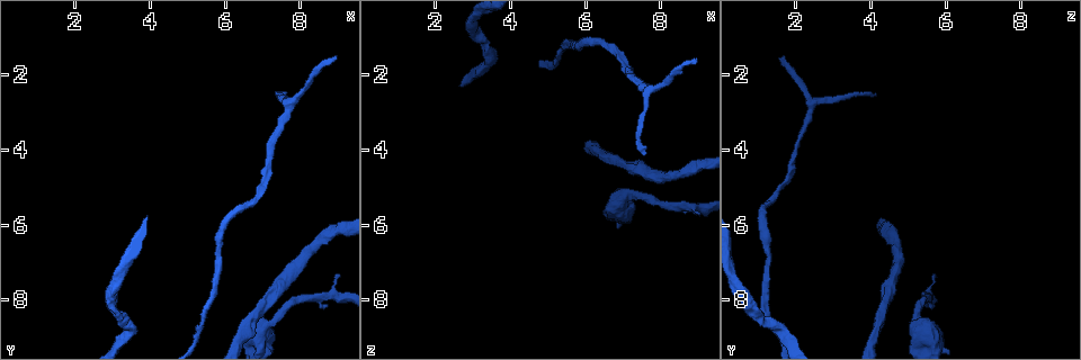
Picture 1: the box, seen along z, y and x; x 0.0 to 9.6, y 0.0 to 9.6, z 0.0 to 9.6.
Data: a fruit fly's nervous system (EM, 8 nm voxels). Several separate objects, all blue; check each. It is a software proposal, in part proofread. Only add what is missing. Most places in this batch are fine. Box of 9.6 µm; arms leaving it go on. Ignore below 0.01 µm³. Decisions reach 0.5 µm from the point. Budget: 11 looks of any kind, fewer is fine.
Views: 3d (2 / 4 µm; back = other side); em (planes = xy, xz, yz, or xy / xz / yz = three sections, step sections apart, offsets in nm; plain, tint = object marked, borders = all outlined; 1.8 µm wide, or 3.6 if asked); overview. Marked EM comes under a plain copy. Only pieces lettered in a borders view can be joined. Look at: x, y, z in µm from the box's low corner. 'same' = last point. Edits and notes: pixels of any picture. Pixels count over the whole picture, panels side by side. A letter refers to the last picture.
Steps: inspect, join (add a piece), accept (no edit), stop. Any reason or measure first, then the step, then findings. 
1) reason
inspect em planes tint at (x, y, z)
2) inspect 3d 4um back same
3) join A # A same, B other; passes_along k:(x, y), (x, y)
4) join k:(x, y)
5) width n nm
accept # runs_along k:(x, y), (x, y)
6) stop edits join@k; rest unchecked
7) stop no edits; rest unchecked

arms part here
inspect em yz step 4 tint at (7.70, 2.80, 2.40)

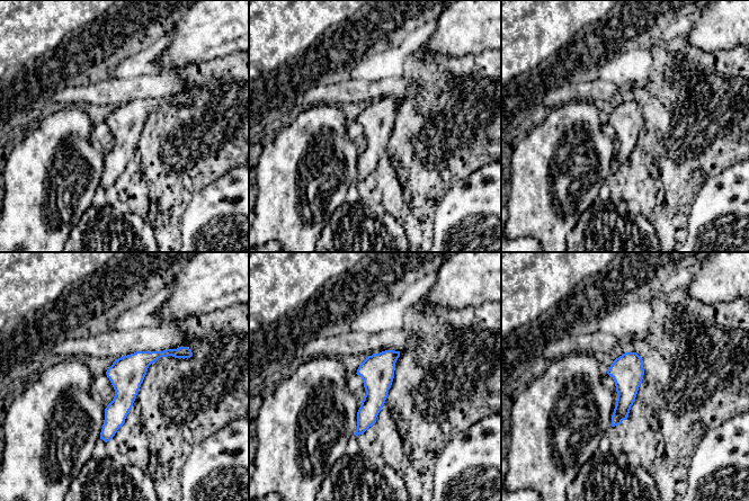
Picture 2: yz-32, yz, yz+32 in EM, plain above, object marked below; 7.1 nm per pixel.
another direction
inspect em planes borders same

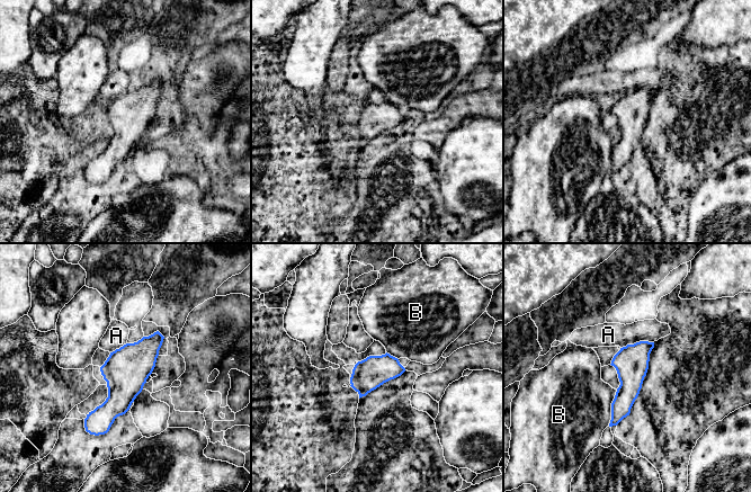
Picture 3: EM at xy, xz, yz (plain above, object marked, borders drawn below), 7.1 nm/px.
width 220 nm
accept # A other, B other; border 3:(617, 390), (608, 426); none of them fits

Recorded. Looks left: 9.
tapers out
inspect 3d 2um at (9.00, 1.55, 1.55)

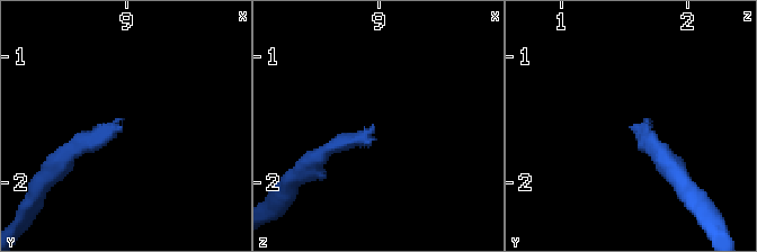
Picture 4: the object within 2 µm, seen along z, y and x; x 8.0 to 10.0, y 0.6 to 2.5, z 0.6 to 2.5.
now the EM
inspect em planes borders at (8.94, 1.54, 1.58)

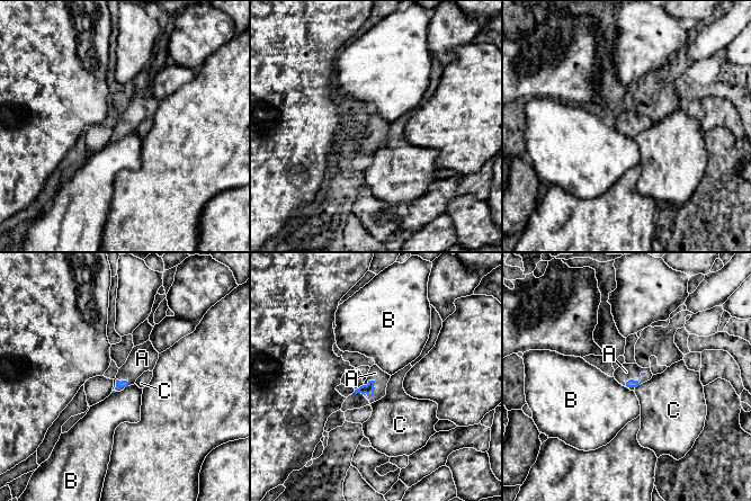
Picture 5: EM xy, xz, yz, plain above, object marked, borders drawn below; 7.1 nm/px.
join A # A same, B other, C other; it goes on there

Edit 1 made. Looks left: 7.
see it whole again
inspect overview

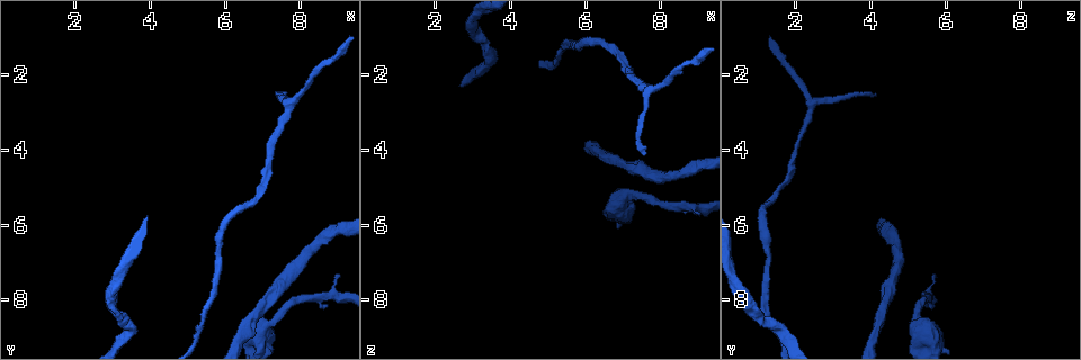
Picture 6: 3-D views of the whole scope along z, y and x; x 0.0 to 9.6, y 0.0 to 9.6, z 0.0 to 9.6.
tapers out
inspect em planes borders at (7.55, 2.50, 4.15)

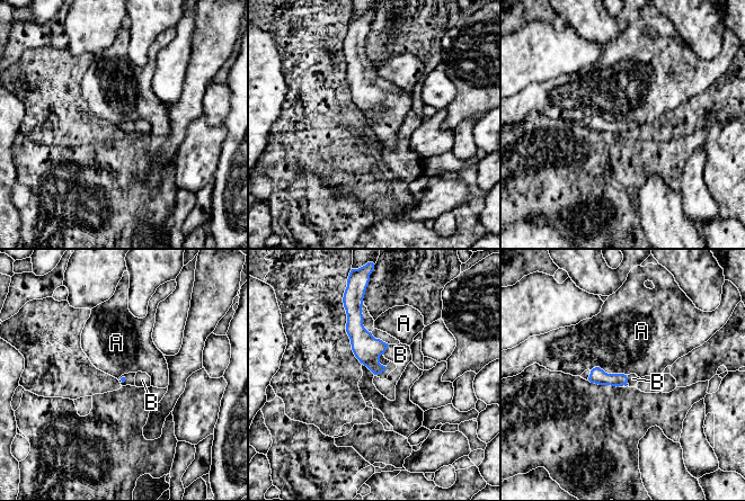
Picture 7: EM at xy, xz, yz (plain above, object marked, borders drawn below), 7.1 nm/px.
longest_contact A 260 nm
join B # A other, B same; it goes on there

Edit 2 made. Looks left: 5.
stop edits join@5, join@7; rest unchecked

